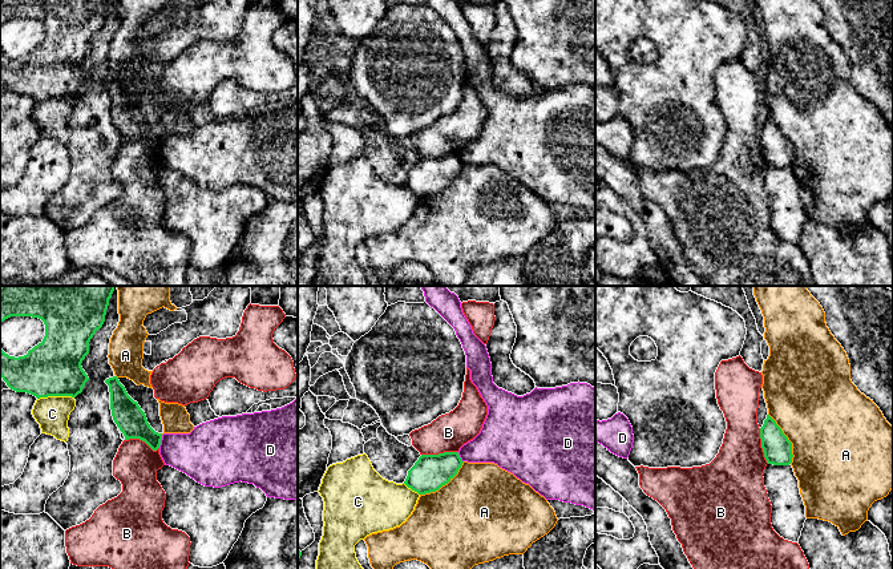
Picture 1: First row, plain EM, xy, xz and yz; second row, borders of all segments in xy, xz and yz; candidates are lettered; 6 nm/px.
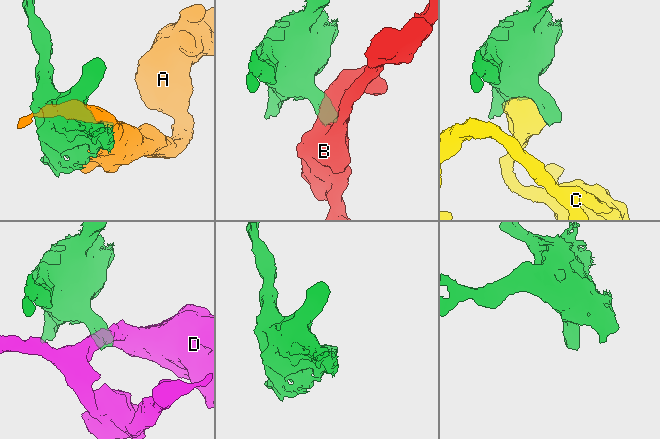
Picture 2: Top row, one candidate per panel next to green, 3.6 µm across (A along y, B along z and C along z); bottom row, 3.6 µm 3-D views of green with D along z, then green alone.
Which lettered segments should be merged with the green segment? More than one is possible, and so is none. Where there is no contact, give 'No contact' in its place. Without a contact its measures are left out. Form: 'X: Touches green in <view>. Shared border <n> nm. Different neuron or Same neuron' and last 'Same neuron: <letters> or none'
A: Touches green in xz. Shared border 340 nm. Different neuron
B: Touches green in xz. Shared border 220 nm. Different neuron
C: Touches green in xy. Shared border 220 nm. Different neuron
D: Touches green in xy. Shared border 80 nm. Different neuron
Same neuron: none

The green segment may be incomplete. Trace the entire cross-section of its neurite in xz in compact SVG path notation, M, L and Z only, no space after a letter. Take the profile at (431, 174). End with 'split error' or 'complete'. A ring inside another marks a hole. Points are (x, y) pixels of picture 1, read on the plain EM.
M458 154L421 157L404 186L419 197L436 194L457 177L462 165Z; complete

